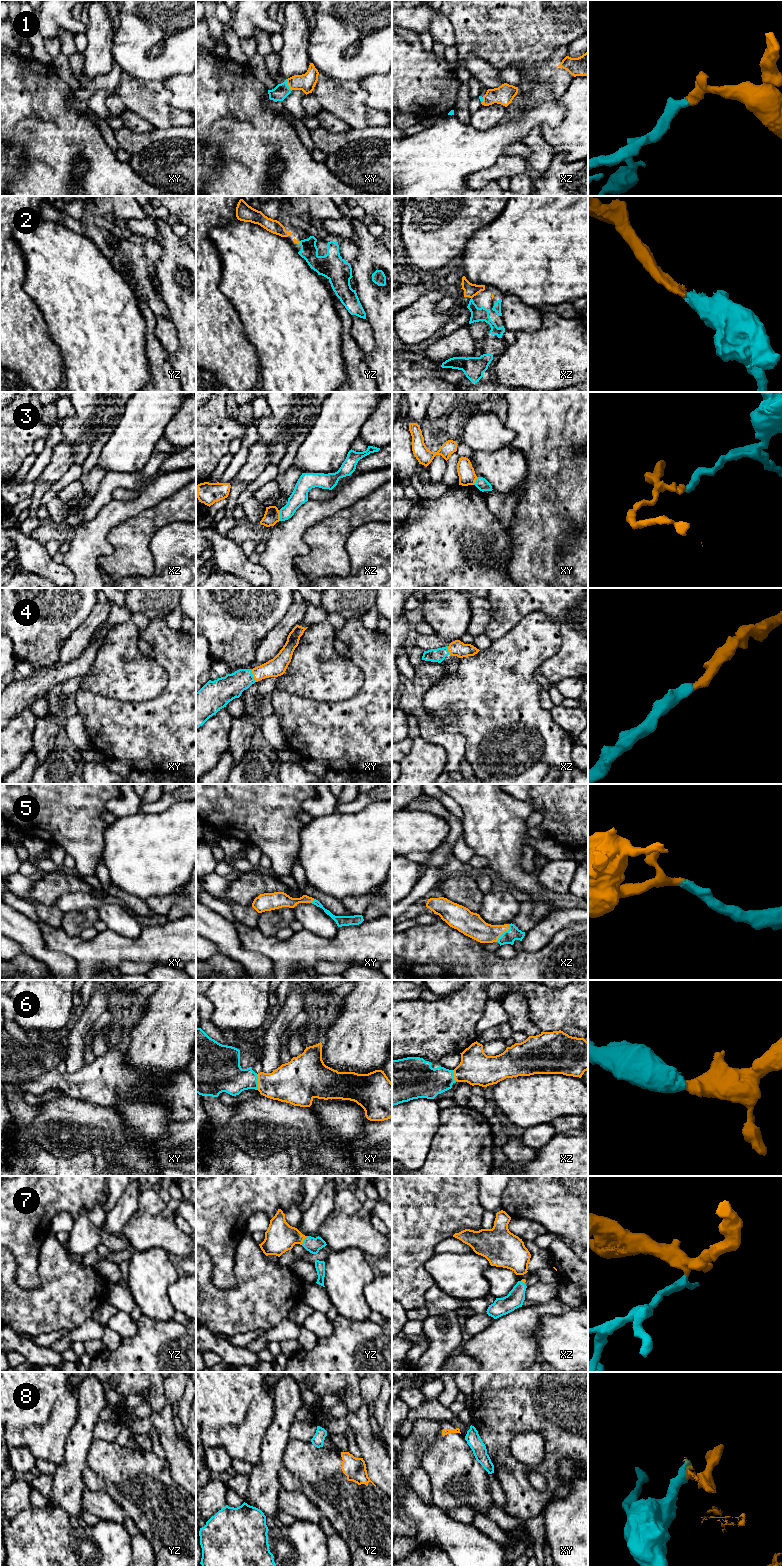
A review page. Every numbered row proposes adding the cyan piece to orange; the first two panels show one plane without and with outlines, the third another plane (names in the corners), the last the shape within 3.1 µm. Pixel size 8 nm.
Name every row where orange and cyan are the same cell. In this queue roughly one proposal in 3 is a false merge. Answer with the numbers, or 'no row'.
1, 2, 4, 5, 6, 7

